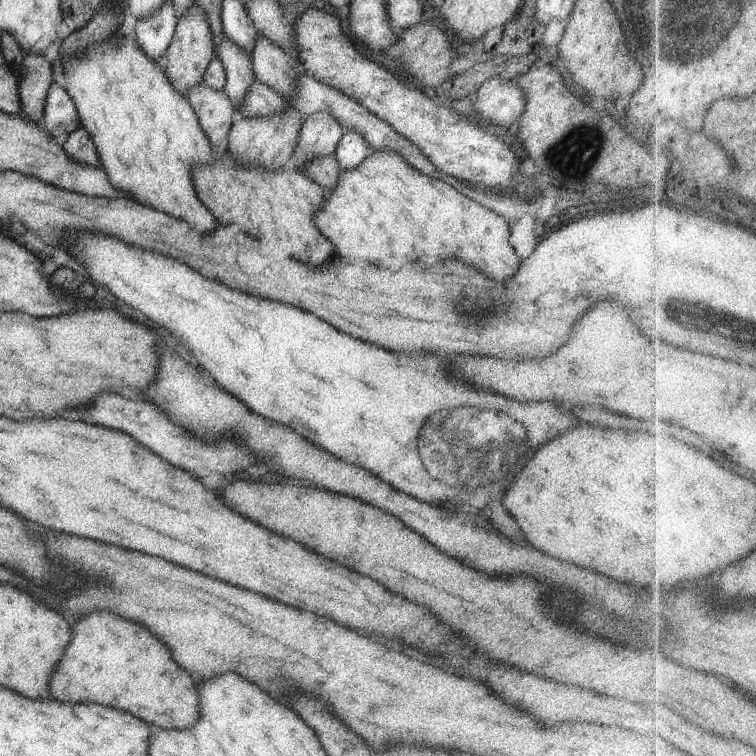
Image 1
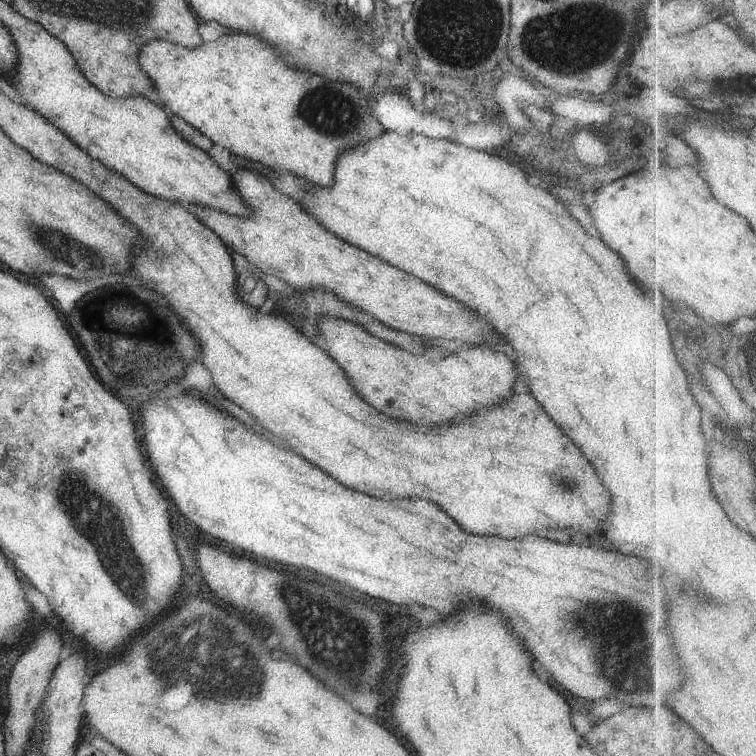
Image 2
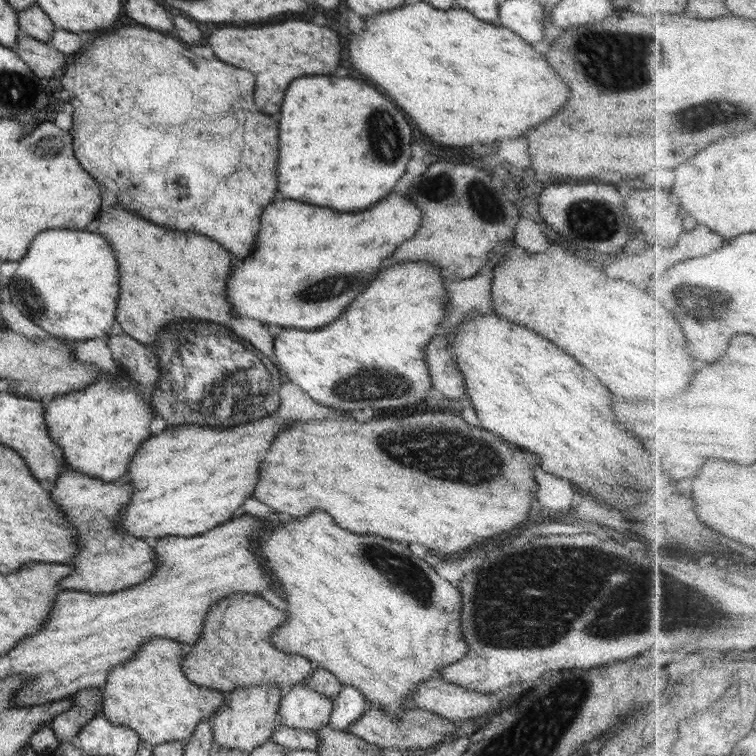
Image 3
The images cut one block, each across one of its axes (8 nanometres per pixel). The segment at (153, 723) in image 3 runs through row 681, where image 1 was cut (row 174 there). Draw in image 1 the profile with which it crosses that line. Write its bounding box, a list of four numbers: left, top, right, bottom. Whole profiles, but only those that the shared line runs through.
[62,34,219,237]

